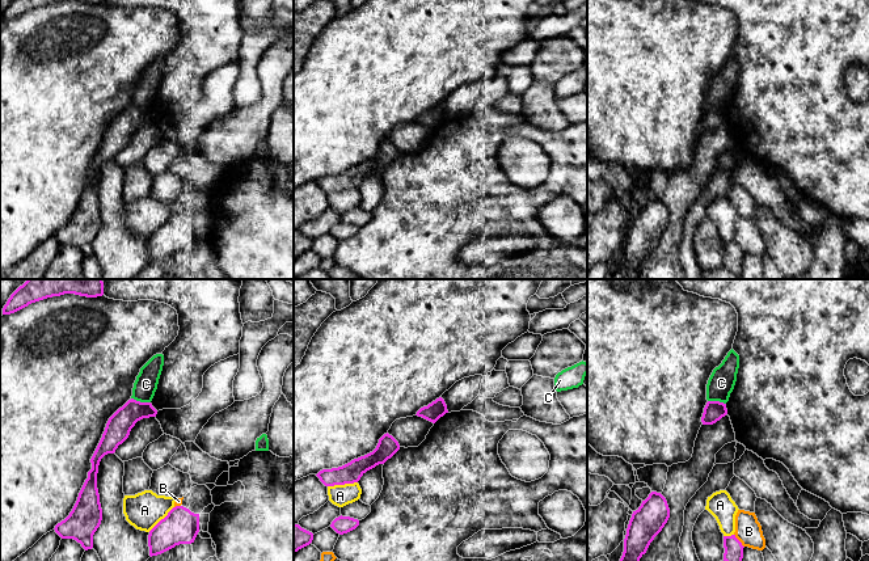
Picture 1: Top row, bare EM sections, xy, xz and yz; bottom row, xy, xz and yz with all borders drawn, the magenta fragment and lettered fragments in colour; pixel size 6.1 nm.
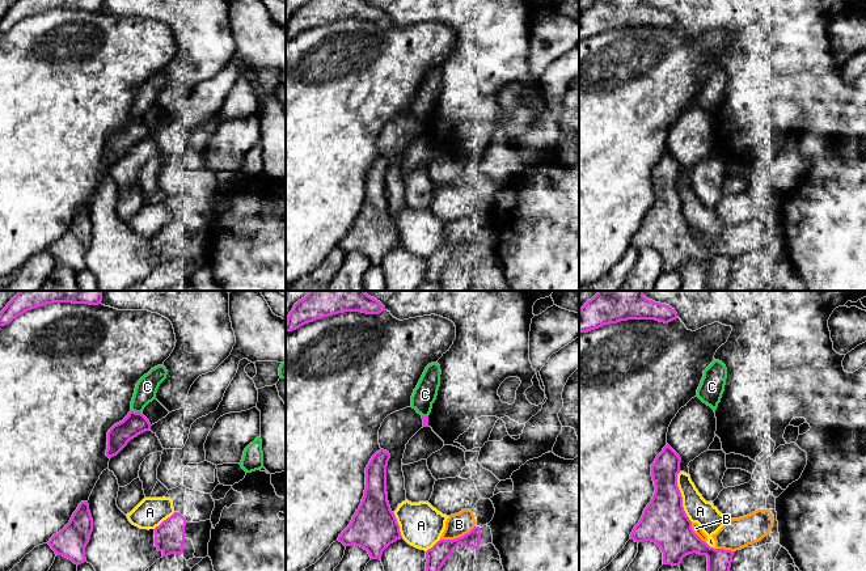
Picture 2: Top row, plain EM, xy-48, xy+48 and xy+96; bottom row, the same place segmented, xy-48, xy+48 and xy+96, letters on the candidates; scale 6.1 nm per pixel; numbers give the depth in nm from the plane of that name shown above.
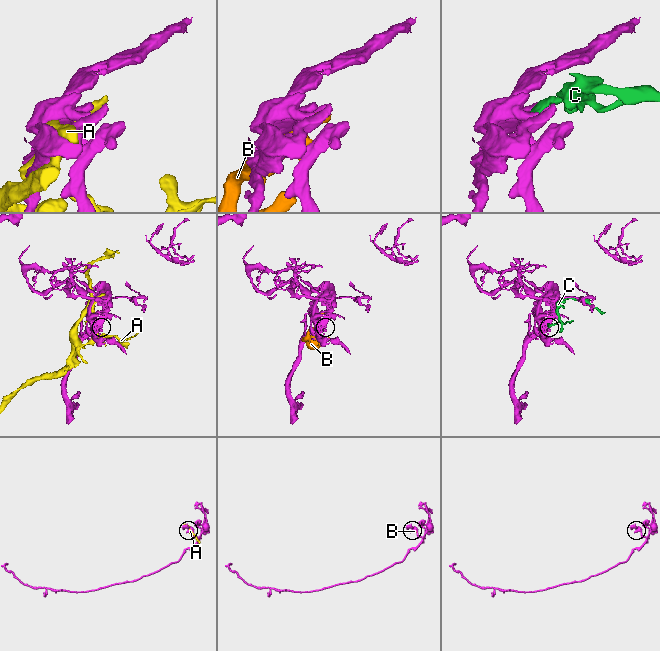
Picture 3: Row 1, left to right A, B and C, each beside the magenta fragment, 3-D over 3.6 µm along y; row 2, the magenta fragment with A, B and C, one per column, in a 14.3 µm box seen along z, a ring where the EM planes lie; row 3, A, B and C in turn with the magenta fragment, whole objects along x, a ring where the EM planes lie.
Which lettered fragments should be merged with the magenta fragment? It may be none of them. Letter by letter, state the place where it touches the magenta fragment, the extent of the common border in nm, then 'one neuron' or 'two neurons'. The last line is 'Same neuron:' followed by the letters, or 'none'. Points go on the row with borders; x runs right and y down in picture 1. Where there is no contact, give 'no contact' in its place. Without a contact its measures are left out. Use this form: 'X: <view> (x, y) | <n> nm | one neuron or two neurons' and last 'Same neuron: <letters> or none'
A: xz (342, 484) | 190 nm | two neurons
B: yz (738, 540) | 110 nm | two neurons
C: xy (139, 401) | 120 nm | two neurons
Same neuron: none

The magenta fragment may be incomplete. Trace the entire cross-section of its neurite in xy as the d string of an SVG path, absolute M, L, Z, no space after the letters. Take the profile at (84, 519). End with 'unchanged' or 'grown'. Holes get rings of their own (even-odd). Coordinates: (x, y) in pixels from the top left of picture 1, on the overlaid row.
M128 400L107 421L102 438L90 459L92 469L88 472L77 501L69 515L55 526L62 539L73 539L88 551L93 548L93 535L101 524L102 509L97 489L97 473L101 459L114 454L130 435L135 423L143 418L156 417L157 410L151 402Z; unchanged

